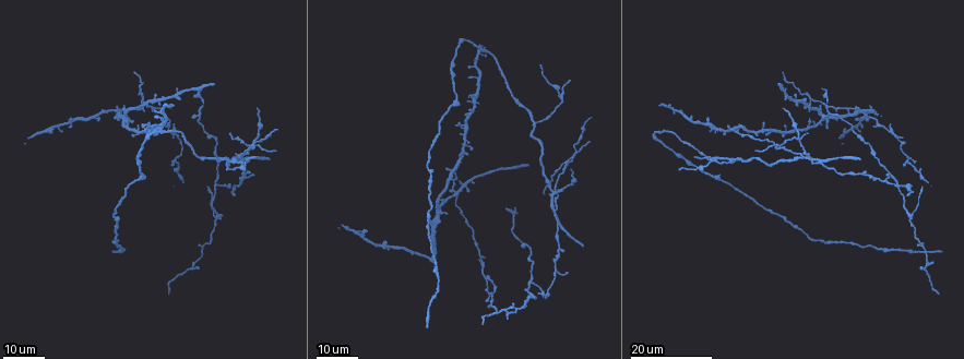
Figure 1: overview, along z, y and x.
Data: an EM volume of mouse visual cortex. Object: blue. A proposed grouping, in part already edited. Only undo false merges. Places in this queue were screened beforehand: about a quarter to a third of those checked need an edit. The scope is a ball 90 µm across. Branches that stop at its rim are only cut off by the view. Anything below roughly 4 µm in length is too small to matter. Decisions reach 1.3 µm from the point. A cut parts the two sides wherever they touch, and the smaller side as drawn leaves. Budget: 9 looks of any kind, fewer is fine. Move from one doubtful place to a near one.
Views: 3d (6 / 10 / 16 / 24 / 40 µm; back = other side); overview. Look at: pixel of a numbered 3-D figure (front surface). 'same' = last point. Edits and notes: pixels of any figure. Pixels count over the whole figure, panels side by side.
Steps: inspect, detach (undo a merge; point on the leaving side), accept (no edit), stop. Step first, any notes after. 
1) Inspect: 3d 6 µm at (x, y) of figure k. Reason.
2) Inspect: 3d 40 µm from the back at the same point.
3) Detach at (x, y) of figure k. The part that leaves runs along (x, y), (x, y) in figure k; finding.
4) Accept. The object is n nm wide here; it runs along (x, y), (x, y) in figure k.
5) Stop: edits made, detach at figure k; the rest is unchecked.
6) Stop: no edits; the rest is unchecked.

Inspect: 3d 16 µm at (214, 216) of figure 1. Three-way junction.

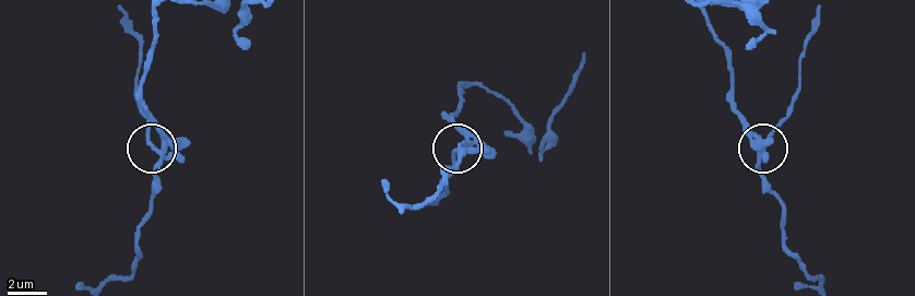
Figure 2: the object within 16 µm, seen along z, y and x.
Inspect: 3d 6 µm at (153, 147) of figure 2.

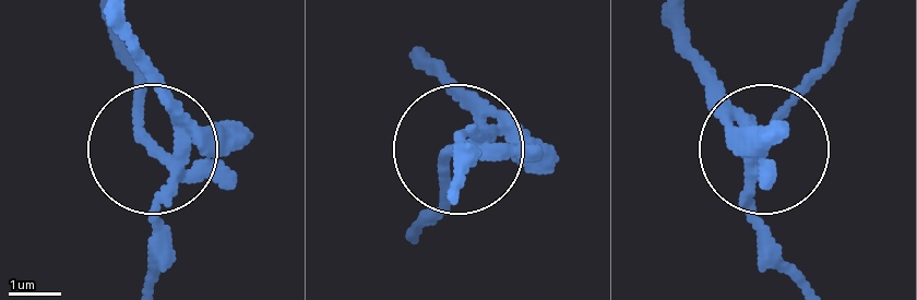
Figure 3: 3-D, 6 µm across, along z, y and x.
Inspect: 3d 6 µm from the back at (156, 153) of figure 3. From behind.

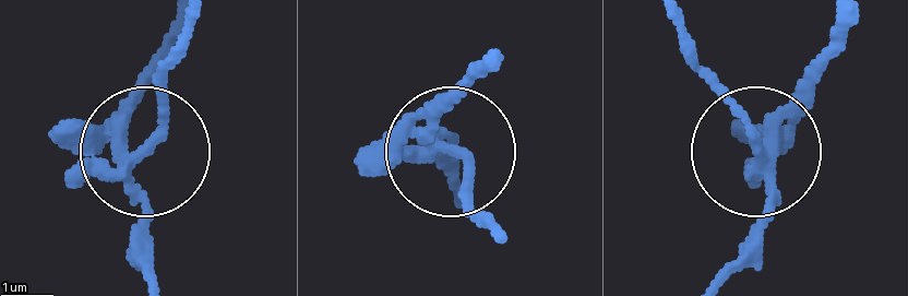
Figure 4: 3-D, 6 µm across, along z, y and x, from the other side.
Detach at (165, 114) of figure 4. The side arm is 9 µm long; 3 arms meet here; a second neuron is stuck on.

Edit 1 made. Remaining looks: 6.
Inspect: overview.

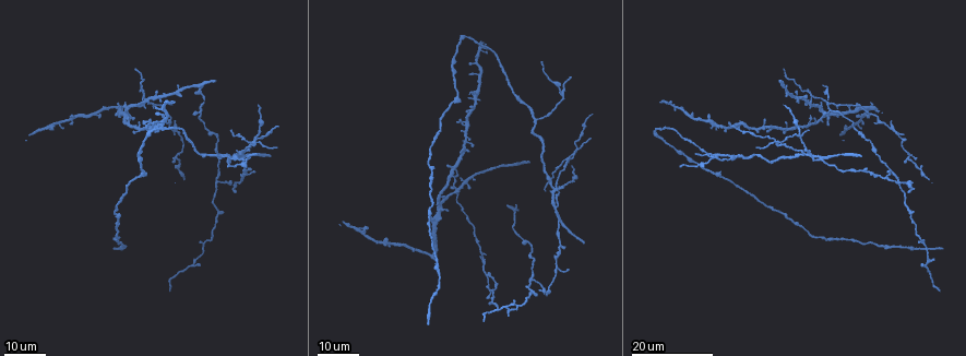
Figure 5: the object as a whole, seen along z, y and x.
Inspect: 3d 24 µm at (217, 183) of figure 5. Two arms in line, one across.

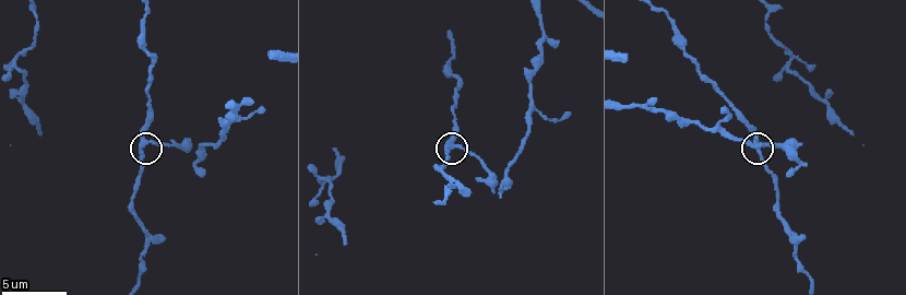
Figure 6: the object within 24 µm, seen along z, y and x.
Inspect: 3d 6 µm at (141, 142) of figure 6.

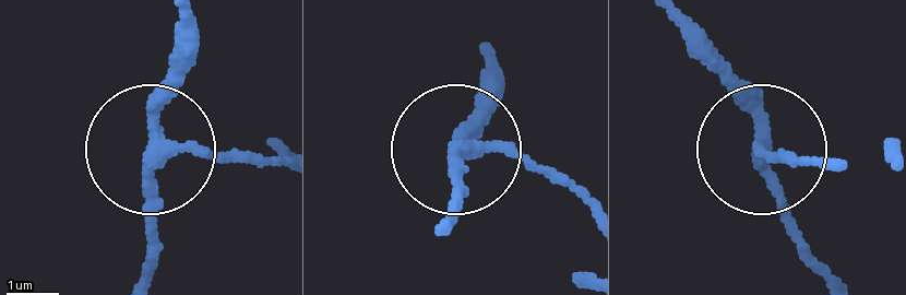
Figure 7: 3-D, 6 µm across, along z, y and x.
Accept. The side arm is 37 µm long; it runs along (276, 164), (151, 146), (146, 111), (173, 60), (173, 21) in figure 7; one neuron here.

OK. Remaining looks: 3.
Inspect: 3d 24 µm at (805, 154) of figure 5. Three arms meet.

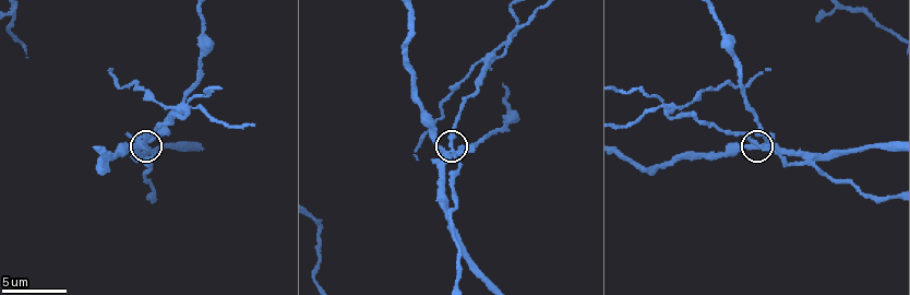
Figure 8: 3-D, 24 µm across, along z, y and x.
Inspect: 3d 10 µm at (757, 144) of figure 8. Closer look.

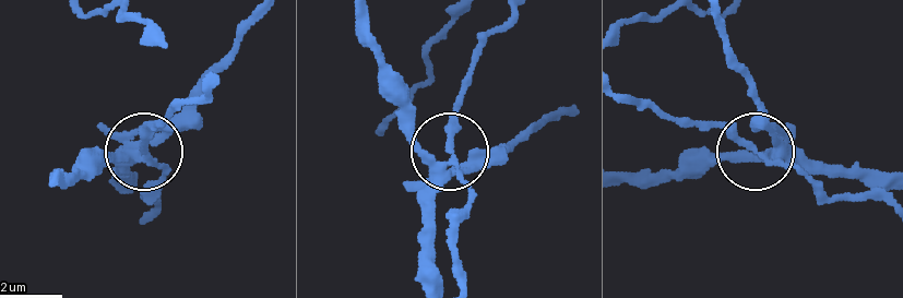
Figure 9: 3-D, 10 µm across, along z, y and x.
Detach at (406, 135) of figure 9. The part that leaves runs along (441, 162), (415, 133), (402, 79), (365, 16) in figure 9; a second neuron is stuck on.

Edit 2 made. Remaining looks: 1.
Inspect: 3d 6 µm at (181, 107) of figure 8. Thin arm on a thick one.

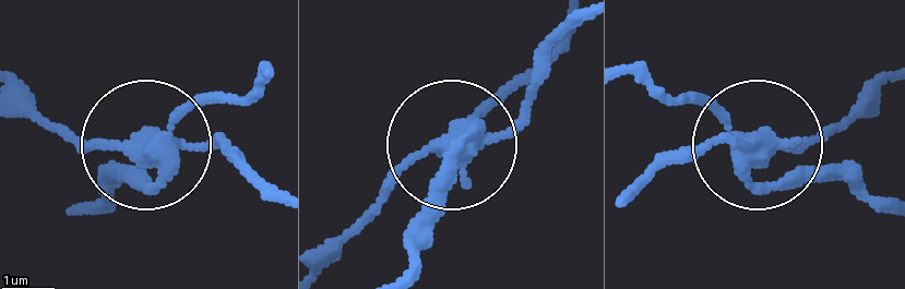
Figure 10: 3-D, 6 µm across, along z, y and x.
Detach at (92, 146) of figure 10. The part that leaves runs along (156, 143), (78, 143), (18, 92) in figure 10; two neurons meet here.

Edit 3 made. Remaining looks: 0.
Stop: edits made, detach at figure 4, detach at figure 9, detach at figure 10; the rest is unchecked.

